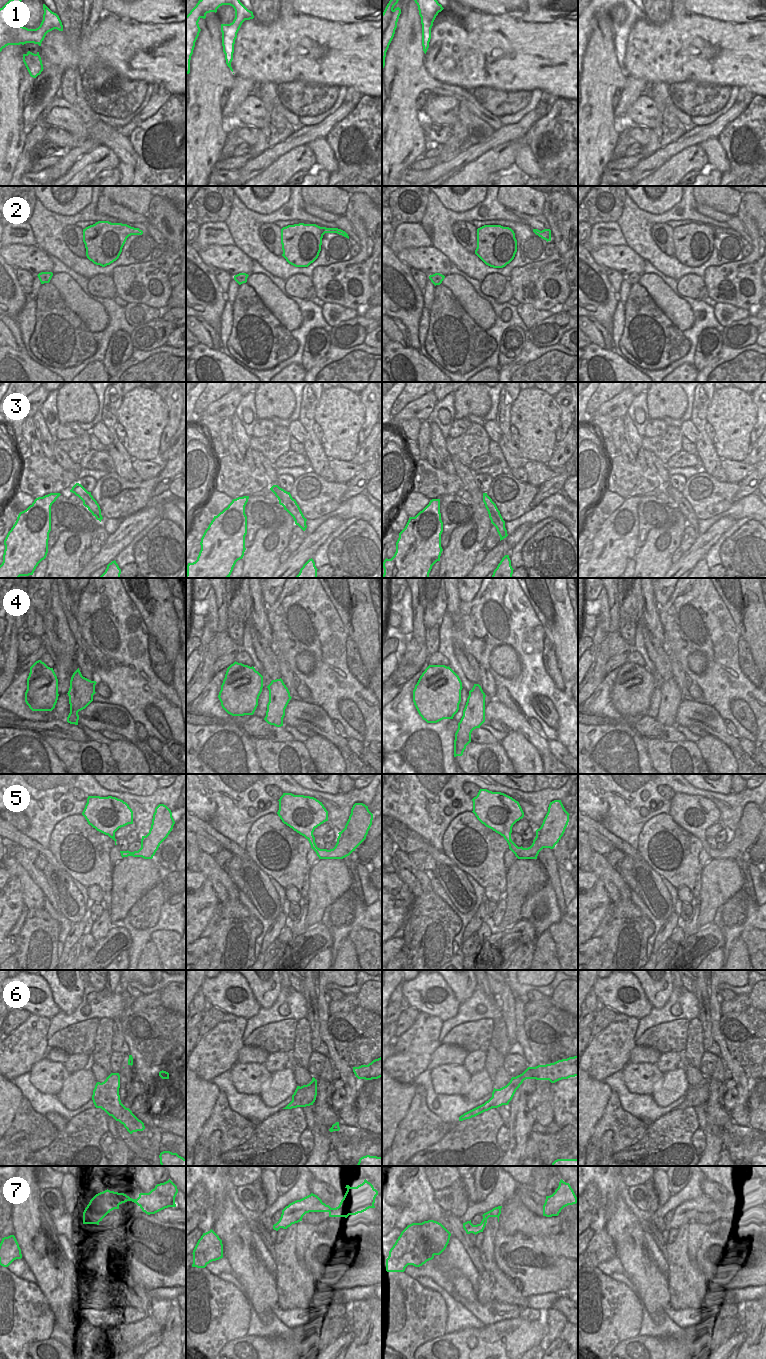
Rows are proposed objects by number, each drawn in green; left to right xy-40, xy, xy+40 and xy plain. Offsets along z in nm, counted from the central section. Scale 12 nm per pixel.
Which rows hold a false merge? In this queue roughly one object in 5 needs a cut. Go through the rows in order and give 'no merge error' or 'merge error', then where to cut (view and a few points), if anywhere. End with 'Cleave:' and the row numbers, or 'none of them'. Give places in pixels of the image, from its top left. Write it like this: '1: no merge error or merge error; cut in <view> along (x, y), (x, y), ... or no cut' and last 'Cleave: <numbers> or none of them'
1: no merge error; no cut
2: no merge error; no cut
3: no merge error; no cut
4: no merge error; no cut
5: no merge error; no cut
6: merge error; cut in xy along (303, 1087), (292, 1096)
7: no merge error; no cut
Cleave: 6

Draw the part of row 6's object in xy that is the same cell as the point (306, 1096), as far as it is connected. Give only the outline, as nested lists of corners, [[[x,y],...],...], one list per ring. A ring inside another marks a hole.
[[[313,1077],[312,1081],[303,1085],[298,1092],[292,1096],[292,1101],[283,1109],[306,1107],[313,1105],[317,1096],[317,1080]]]

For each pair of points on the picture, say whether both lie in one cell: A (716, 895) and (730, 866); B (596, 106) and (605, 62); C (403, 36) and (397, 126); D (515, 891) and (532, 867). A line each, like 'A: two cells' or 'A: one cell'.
A: one cell
B: one cell
C: one cell
D: one cell

